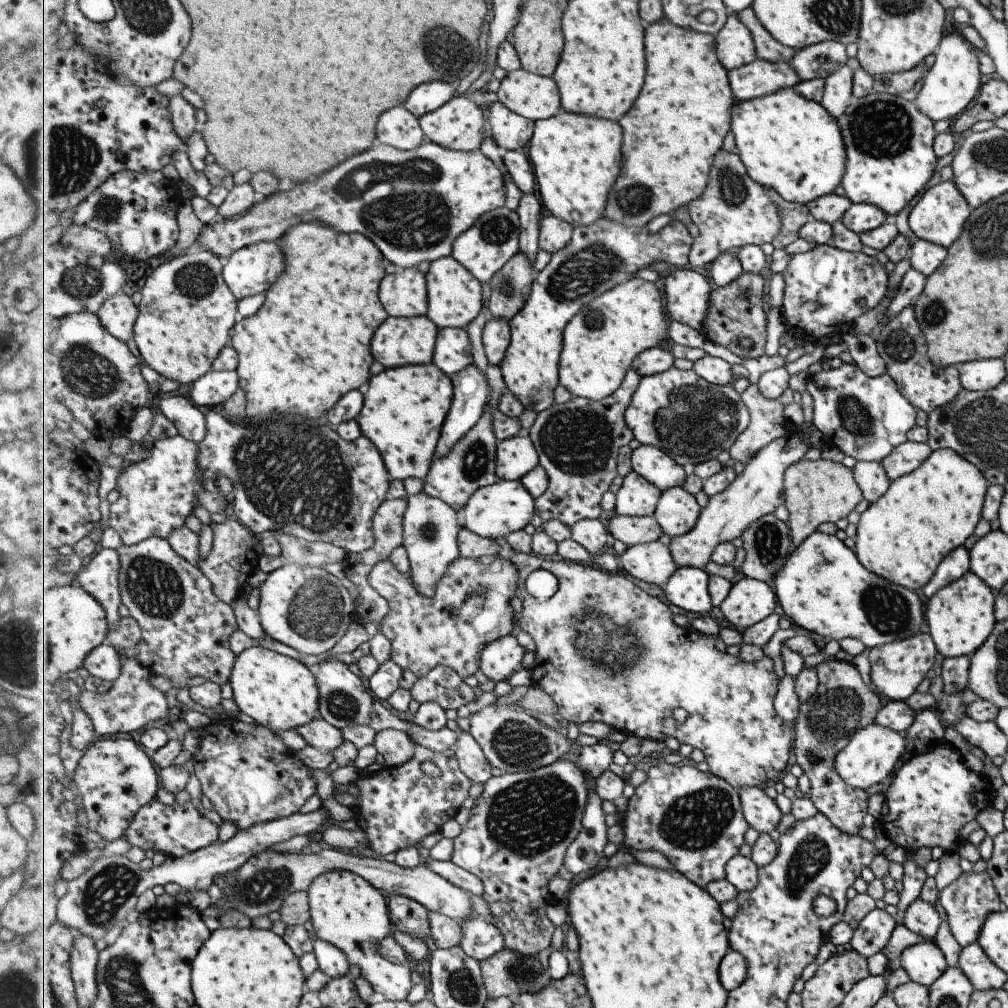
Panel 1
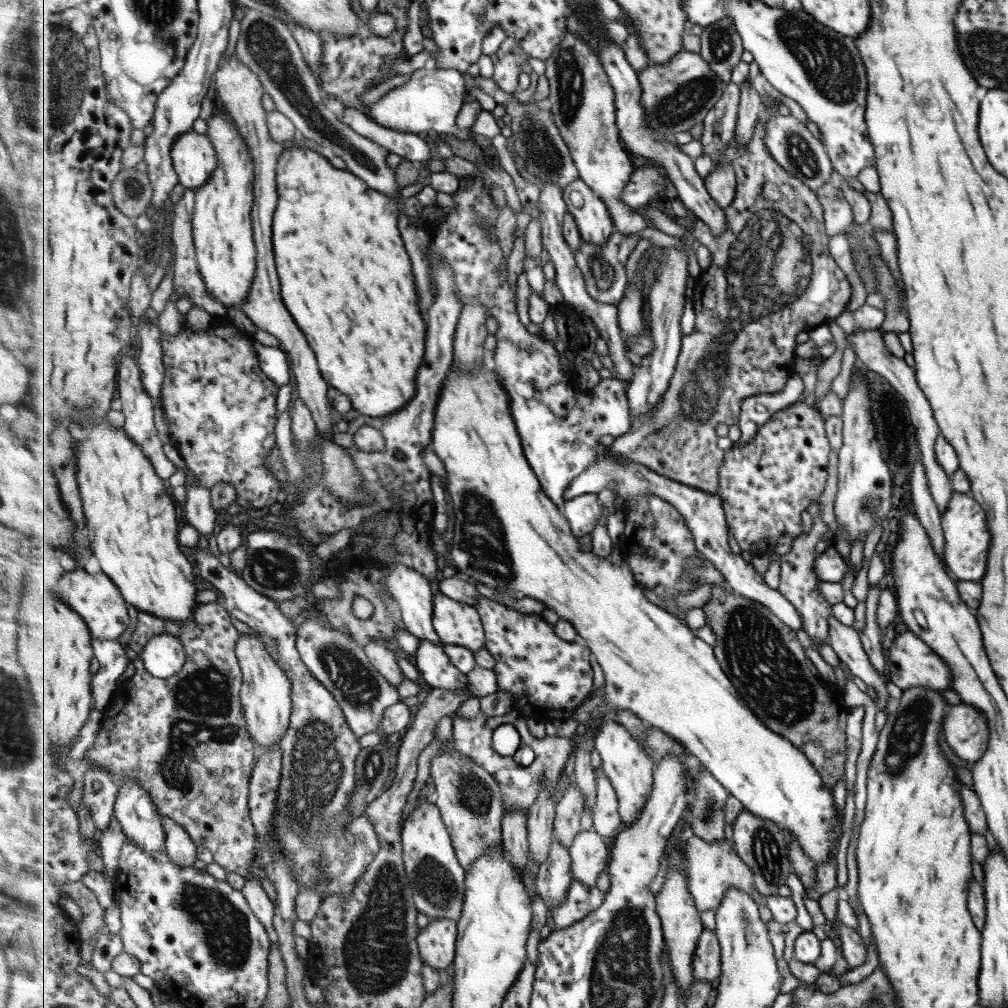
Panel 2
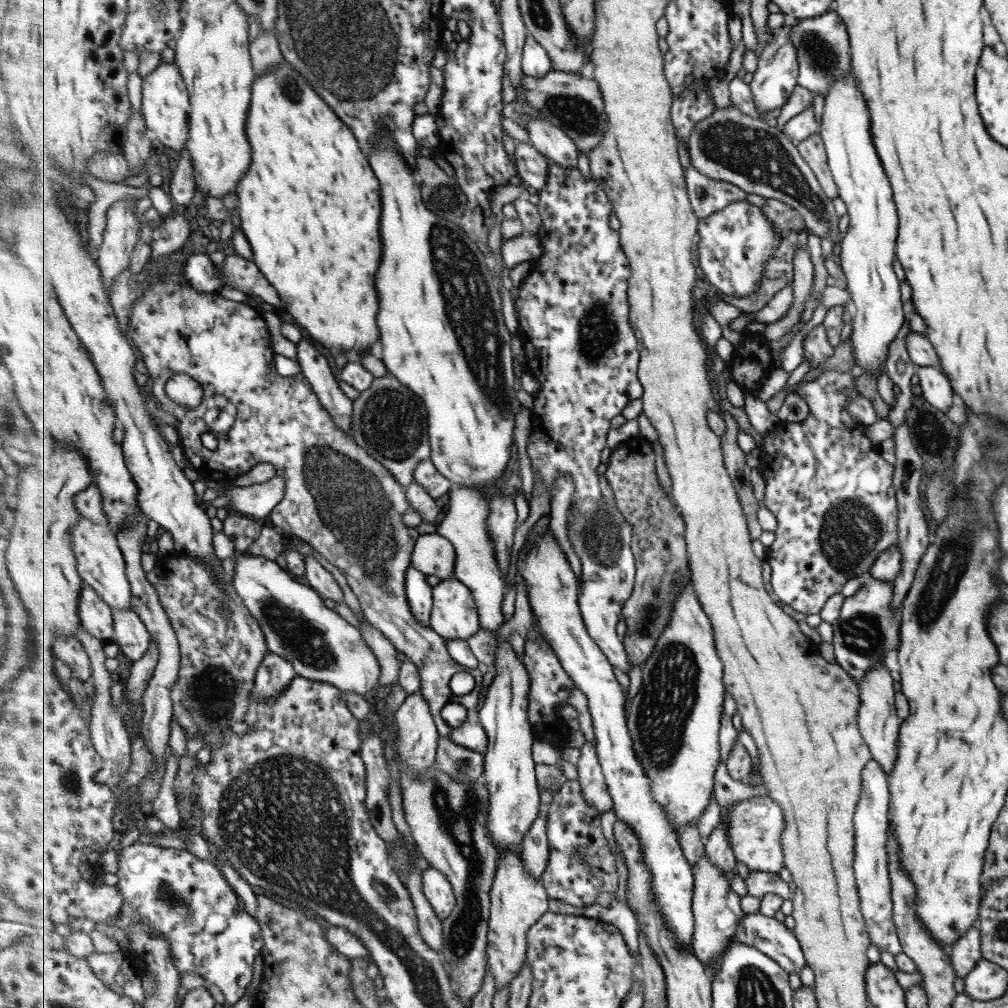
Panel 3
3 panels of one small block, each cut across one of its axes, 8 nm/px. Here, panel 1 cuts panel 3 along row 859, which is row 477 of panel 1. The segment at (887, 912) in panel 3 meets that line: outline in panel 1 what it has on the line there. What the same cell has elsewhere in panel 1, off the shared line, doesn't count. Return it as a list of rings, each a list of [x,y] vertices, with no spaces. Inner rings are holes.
[[[856,460],[855,465],[852,467],[852,475],[855,484],[863,492],[863,498],[869,504],[885,494],[885,489],[890,483],[879,461]]]

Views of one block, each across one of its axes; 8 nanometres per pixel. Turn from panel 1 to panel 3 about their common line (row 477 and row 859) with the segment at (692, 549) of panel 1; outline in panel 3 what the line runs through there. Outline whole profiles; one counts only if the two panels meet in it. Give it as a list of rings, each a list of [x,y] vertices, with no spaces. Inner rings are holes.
[[[769,795],[755,796],[748,800],[743,800],[732,809],[727,817],[730,828],[730,840],[737,862],[745,864],[750,871],[763,871],[766,873],[779,873],[786,867],[784,859],[784,833],[788,826],[785,823],[784,809],[779,802],[776,802]]]

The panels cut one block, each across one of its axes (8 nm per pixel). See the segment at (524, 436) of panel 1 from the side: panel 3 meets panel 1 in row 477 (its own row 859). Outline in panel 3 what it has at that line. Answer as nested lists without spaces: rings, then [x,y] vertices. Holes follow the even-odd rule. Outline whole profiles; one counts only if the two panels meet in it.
[[[519,851],[501,852],[496,879],[491,894],[492,909],[489,921],[488,965],[495,973],[497,990],[510,987],[521,974],[528,959],[528,936],[532,926],[549,911],[548,889],[529,873]]]

